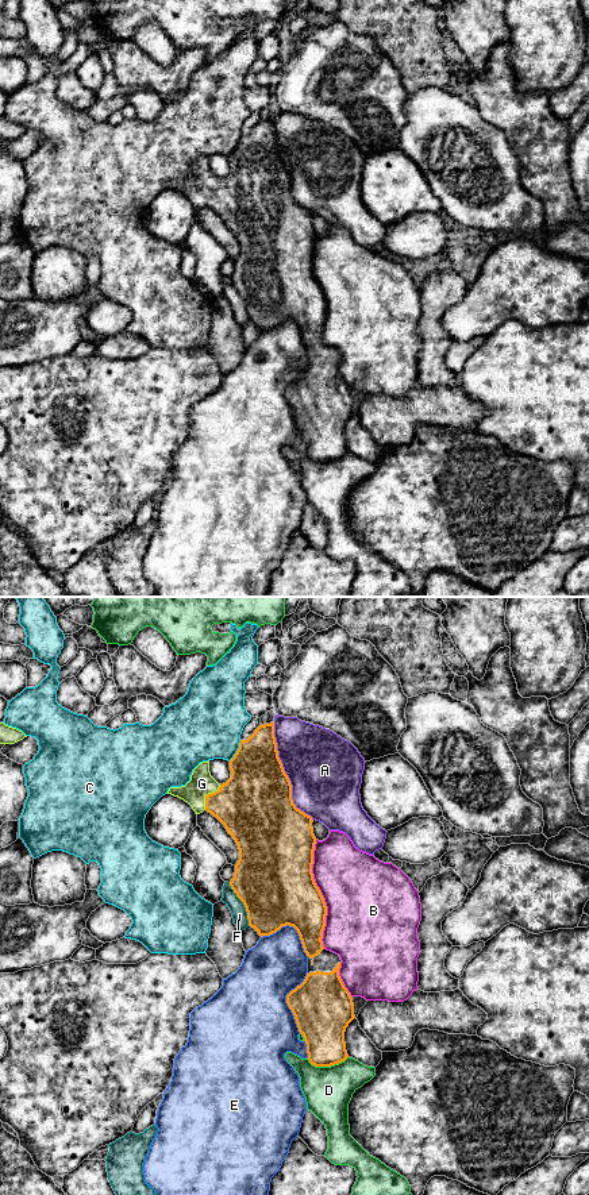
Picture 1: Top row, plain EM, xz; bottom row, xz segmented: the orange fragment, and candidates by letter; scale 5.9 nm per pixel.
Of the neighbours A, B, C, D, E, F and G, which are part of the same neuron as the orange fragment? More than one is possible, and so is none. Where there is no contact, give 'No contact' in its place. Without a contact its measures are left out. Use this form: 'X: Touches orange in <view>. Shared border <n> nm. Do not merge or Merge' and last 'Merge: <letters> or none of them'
A: Touches orange in xz. Shared border 650 nm. Do not merge
B: Touches orange in xz. Shared border 650 nm. Do not merge
C: Touches orange in xz. Shared border 150 nm. Do not merge
D: Touches orange in xz. Shared border 240 nm. Do not merge
E: Touches orange in xz. Shared border 320 nm. Do not merge
F: Touches orange in xz. Shared border 280 nm. Do not merge
G: Touches orange in xz. Shared border 180 nm. Merge
Merge: G

